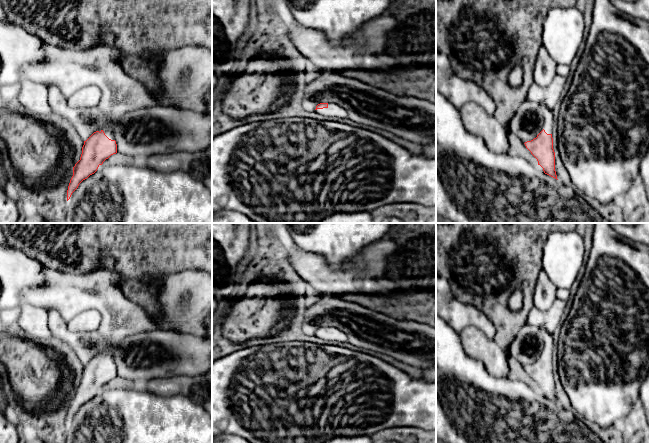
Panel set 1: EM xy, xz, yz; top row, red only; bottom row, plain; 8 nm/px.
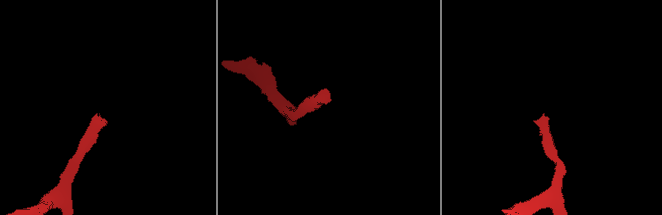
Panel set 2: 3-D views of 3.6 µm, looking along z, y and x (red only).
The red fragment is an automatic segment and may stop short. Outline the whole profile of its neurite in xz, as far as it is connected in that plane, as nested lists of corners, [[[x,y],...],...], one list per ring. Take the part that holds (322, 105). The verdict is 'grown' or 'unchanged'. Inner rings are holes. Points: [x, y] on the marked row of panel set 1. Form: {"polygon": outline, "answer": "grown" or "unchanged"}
{"polygon": [[[320,103],[316,106],[315,111],[327,119],[348,118],[346,110],[335,103]]], "answer": "grown"}

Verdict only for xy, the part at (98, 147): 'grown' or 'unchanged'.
grown

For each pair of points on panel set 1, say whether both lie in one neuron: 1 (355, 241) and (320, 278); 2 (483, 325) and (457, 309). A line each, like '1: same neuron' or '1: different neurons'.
1: different neurons
2: same neuron

